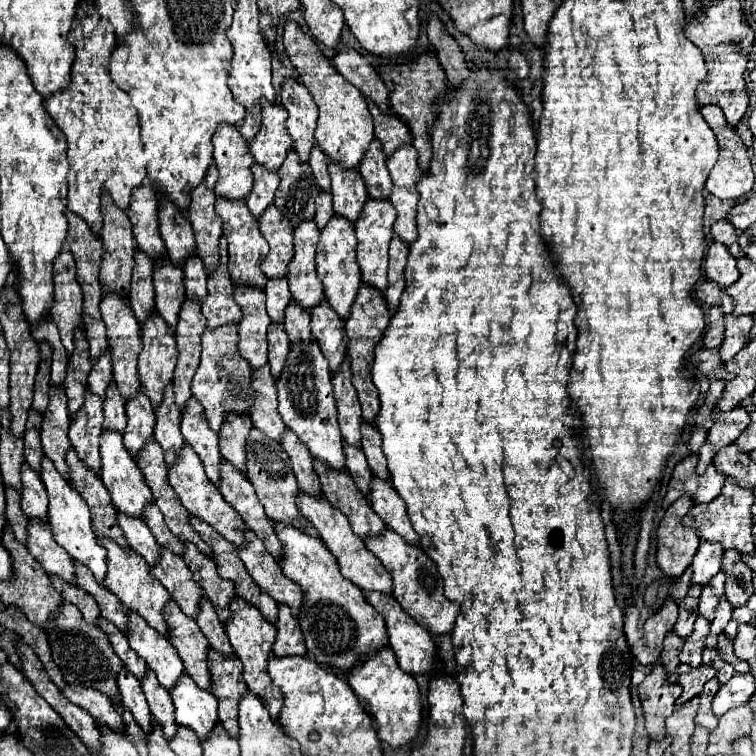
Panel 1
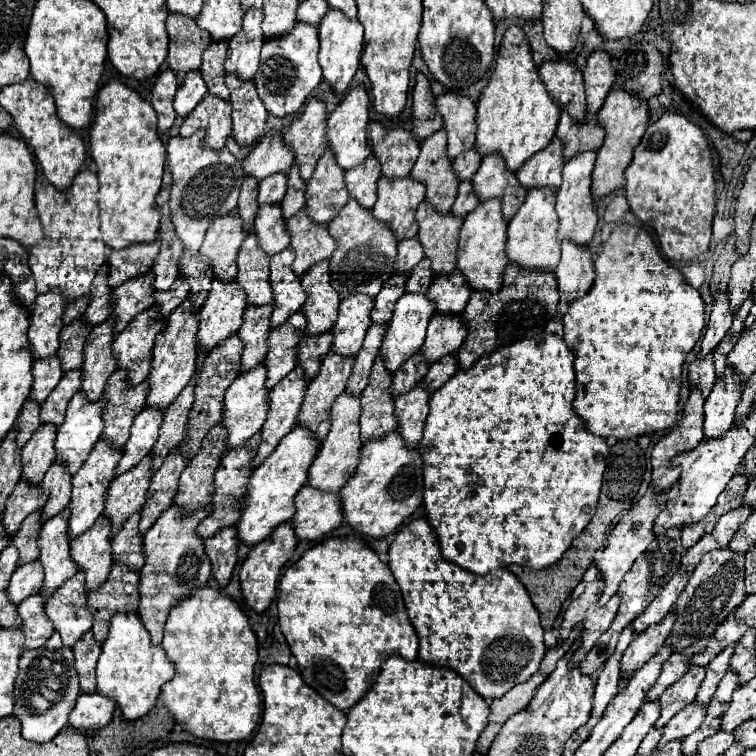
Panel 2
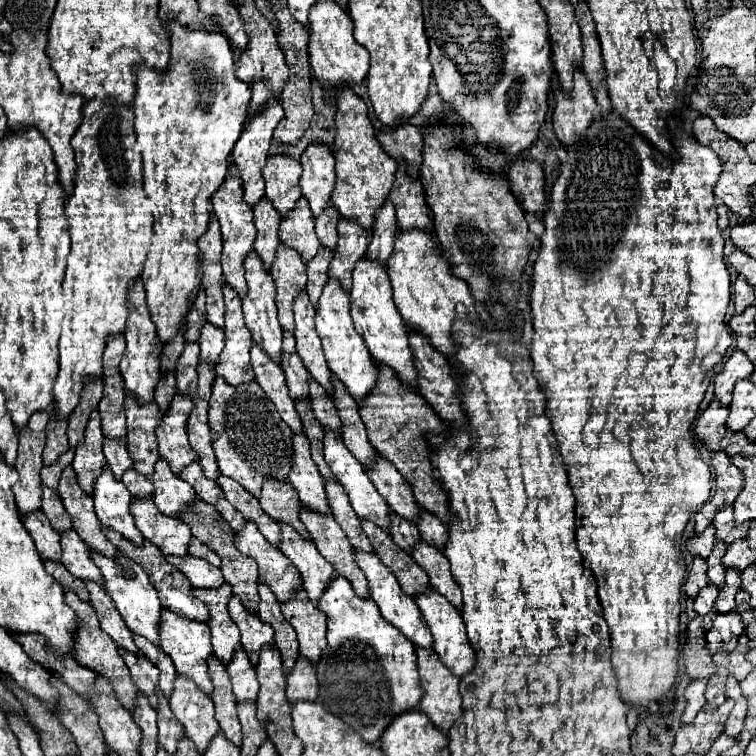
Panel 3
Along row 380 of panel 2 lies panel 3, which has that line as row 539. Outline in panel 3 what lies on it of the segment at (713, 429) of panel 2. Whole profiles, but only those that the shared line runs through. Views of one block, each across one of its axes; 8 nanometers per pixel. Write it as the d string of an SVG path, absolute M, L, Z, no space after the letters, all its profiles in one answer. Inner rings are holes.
M732 506L720 510L714 520L712 520L714 528L716 528L716 540L722 540L726 544L730 544L736 538L742 538L742 534L730 534L734 528L734 518L732 518Z

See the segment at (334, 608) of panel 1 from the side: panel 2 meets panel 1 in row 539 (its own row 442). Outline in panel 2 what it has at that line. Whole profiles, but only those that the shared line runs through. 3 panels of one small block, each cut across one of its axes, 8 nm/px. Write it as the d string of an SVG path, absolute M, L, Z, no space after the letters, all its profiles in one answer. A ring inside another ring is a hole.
M296 426L288 436L280 440L276 450L256 470L252 470L250 480L246 484L242 516L236 524L240 544L254 546L262 542L274 532L274 528L278 528L294 516L294 496L306 484L308 468L318 452L318 446L320 442L314 440L312 432L306 432L306 428Z

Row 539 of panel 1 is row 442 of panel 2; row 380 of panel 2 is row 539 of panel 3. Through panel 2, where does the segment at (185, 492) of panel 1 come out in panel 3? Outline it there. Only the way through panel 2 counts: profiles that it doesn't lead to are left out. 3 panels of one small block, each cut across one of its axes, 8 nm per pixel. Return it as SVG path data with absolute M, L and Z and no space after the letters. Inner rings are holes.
M246 520L246 526L234 534L234 546L256 560L260 580L270 586L280 602L290 600L302 586L296 566L276 546L264 540L254 522Z

